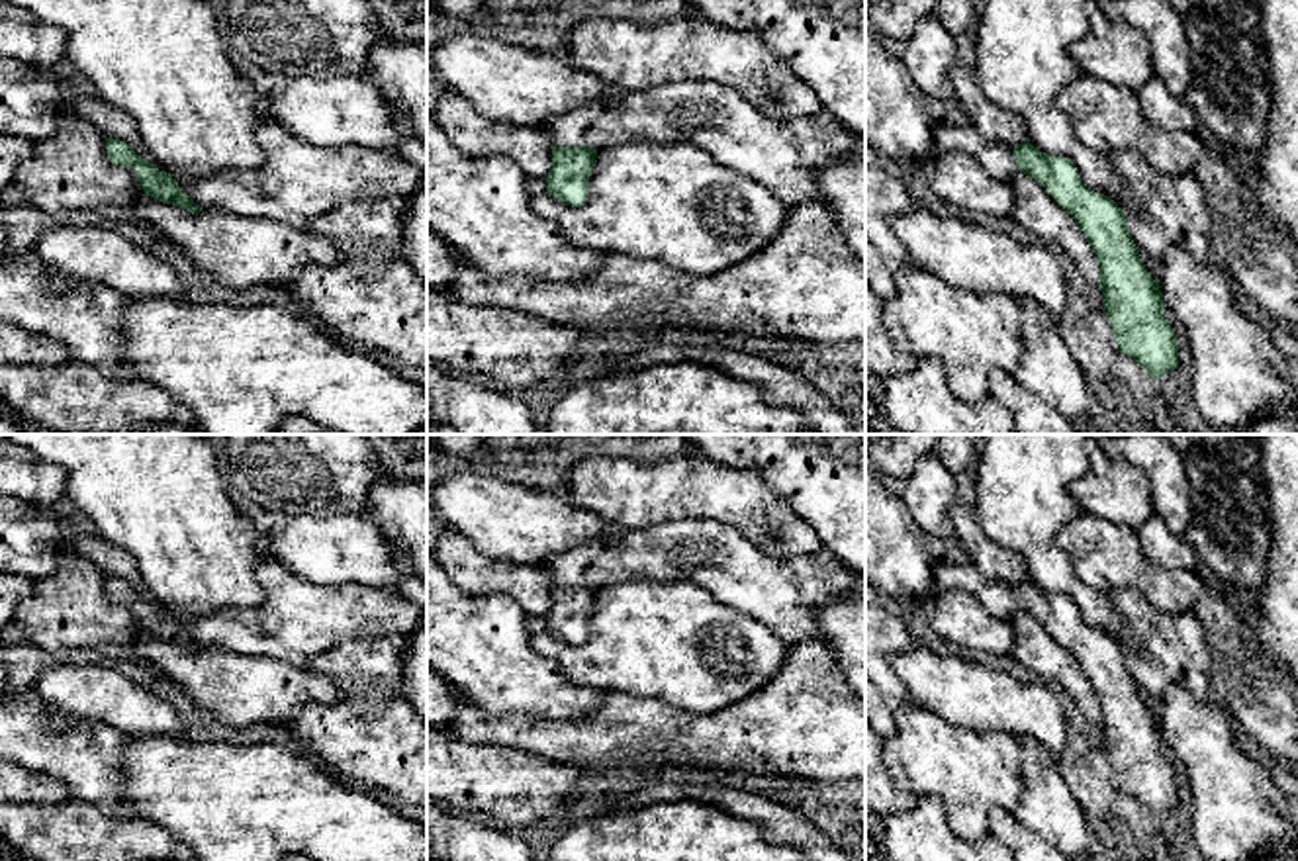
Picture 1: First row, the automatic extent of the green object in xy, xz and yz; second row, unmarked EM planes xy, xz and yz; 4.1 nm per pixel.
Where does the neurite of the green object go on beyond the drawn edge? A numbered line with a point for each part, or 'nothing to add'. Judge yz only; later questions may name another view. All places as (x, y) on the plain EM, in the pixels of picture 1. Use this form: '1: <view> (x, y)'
1: yz (999, 599)

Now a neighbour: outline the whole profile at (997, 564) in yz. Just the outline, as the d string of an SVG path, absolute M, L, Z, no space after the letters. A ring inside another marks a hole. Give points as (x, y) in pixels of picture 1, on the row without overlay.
M953 503L950 522L955 538L971 562L987 579L1014 587L1026 579L1024 560L987 538L973 509Z

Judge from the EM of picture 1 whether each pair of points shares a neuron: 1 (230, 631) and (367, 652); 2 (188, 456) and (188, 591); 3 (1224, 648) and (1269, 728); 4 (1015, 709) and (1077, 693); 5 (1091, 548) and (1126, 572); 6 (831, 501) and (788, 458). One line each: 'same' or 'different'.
1: different
2: same
3: same
4: different
5: same
6: same

